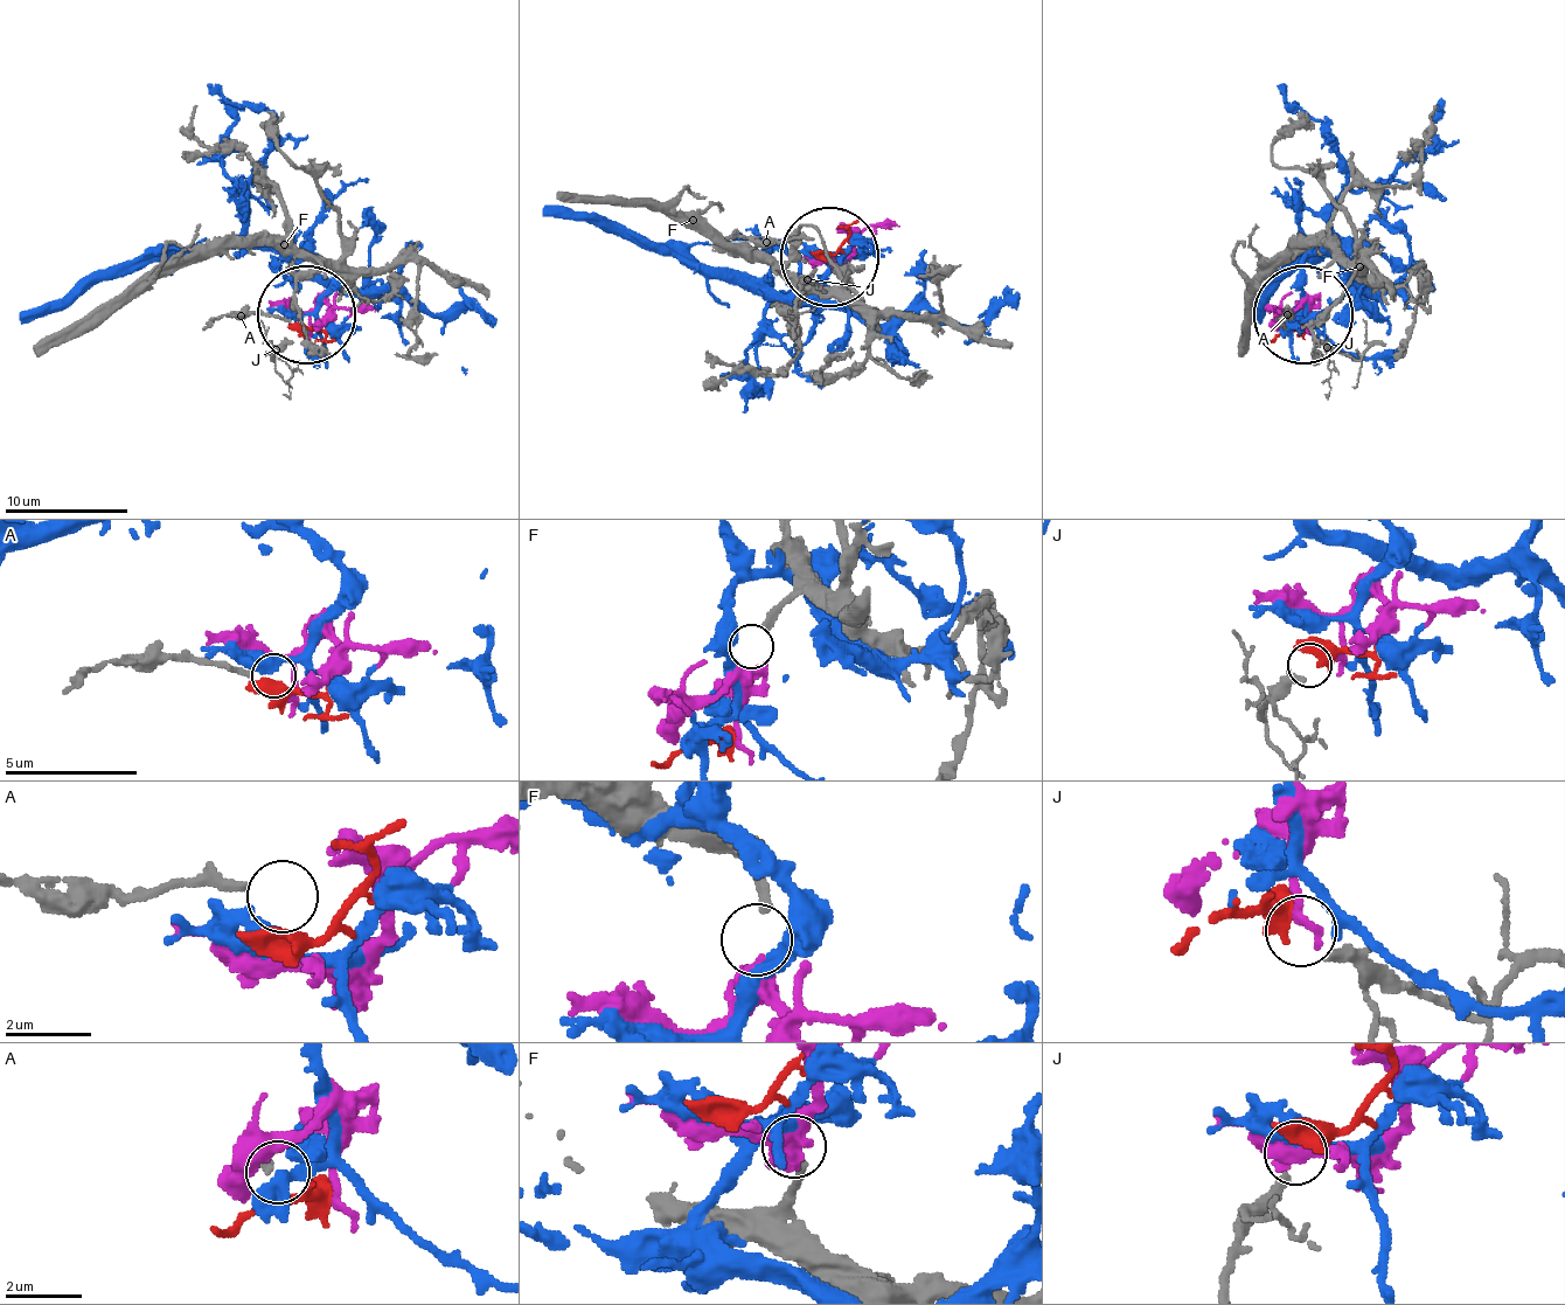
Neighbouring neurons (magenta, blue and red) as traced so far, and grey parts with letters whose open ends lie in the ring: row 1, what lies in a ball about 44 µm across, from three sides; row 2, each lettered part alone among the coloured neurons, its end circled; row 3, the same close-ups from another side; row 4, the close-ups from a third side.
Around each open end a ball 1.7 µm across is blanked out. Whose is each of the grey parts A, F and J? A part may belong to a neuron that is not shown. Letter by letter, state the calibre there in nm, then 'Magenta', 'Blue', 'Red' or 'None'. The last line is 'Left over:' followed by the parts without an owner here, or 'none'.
A: Thickness 200 nm. None
F: Thickness 240 nm. Magenta
J: Thickness 190 nm. Red
Left over: A

